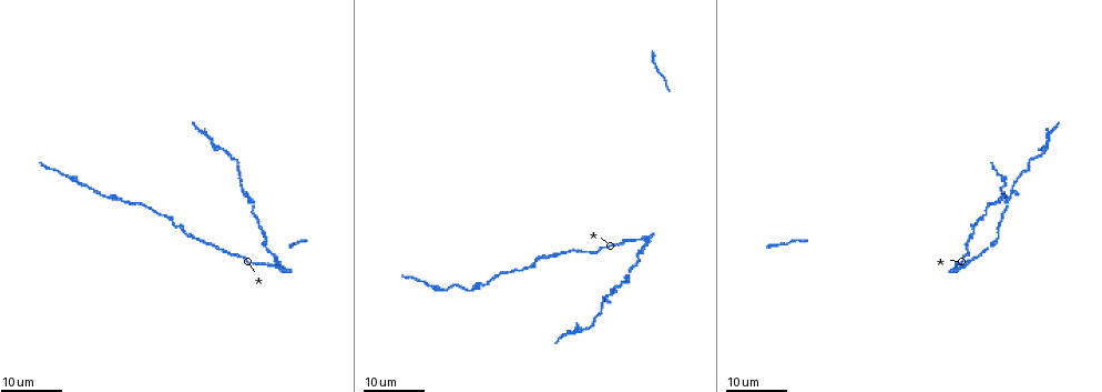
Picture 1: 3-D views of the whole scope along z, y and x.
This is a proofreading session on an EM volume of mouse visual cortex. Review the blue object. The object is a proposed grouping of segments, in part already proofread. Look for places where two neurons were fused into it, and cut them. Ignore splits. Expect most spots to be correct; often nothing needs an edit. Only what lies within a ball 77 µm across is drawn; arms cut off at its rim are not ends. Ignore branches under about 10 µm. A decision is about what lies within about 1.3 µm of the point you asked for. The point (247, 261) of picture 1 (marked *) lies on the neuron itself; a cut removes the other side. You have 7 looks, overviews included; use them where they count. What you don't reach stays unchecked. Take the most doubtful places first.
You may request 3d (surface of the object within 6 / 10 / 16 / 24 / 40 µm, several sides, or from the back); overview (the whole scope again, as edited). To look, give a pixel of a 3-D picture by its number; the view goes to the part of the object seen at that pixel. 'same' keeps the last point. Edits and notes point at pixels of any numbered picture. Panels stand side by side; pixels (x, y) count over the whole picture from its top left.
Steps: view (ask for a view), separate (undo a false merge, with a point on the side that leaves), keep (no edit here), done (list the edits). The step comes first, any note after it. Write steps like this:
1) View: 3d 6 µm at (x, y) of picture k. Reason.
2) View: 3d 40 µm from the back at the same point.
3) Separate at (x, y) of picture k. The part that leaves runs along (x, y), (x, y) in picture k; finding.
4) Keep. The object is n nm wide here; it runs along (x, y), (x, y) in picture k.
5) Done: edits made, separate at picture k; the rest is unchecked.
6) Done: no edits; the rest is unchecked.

View: 3d 16 µm at (81, 185) of picture 1. Thick turns thin.

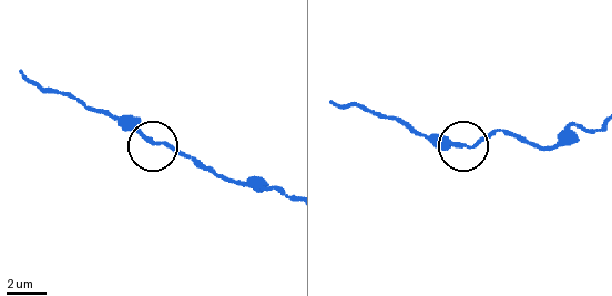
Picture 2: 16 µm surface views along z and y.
View: 3d 6 µm at (461, 145) of picture 2. Closer look.

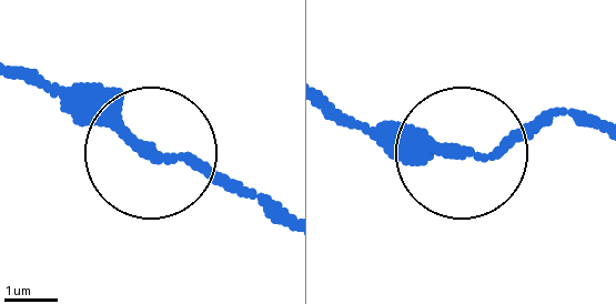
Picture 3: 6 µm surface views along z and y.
Keep. It runs along (276, 214), (130, 149), (56, 91) in picture 3; continuous, no second neuron.

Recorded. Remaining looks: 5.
View: 3d 16 µm at (470, 289) of picture 1. Calibre changes.

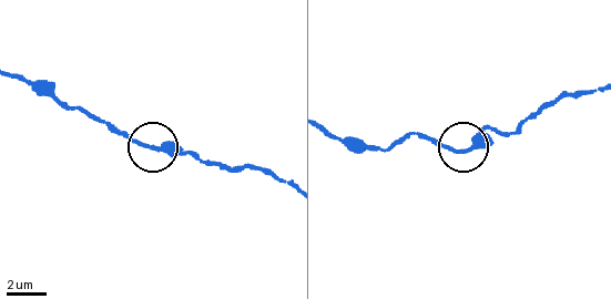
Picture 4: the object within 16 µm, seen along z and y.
View: 3d 10 µm at (464, 149) of picture 4.

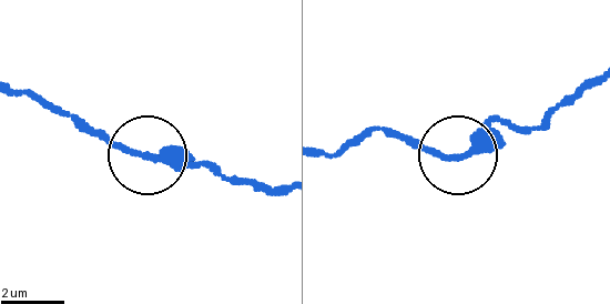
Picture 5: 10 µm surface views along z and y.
Keep. All the same neuron.

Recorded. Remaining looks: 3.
View: 3d 24 µm at (973, 230) of picture 1. Thin neck.

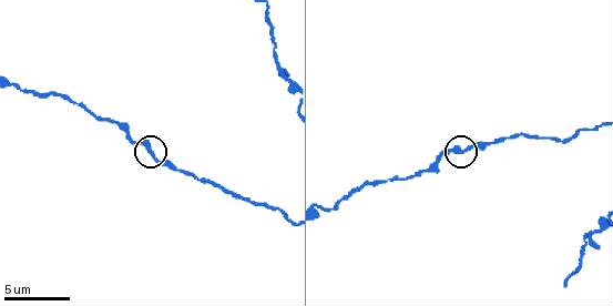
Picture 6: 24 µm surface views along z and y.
View: 3d 10 µm at (462, 152) of picture 6.

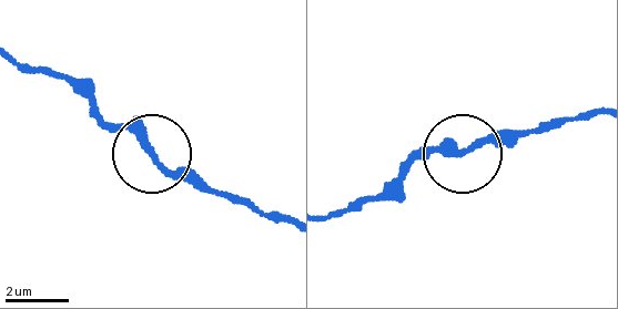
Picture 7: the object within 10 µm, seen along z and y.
Keep. It runs along (594, 113), (405, 161) in picture 7; continuous, no second neuron.

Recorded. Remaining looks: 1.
Done: no edits; the rest is unchecked.

